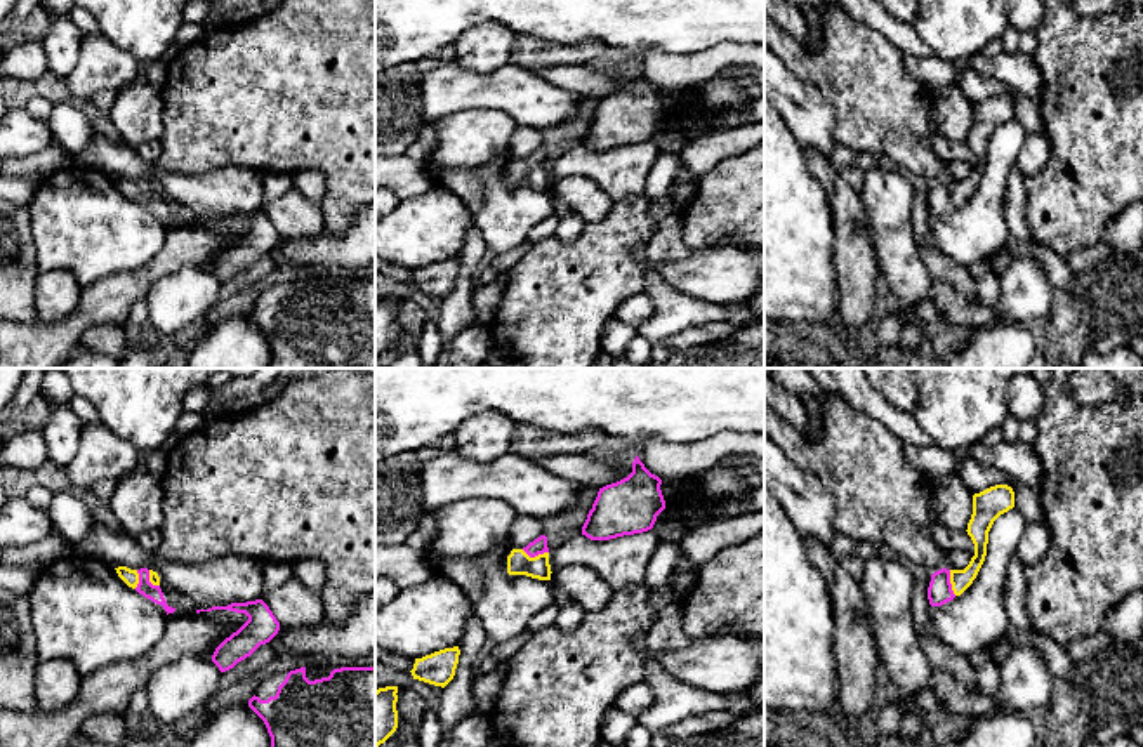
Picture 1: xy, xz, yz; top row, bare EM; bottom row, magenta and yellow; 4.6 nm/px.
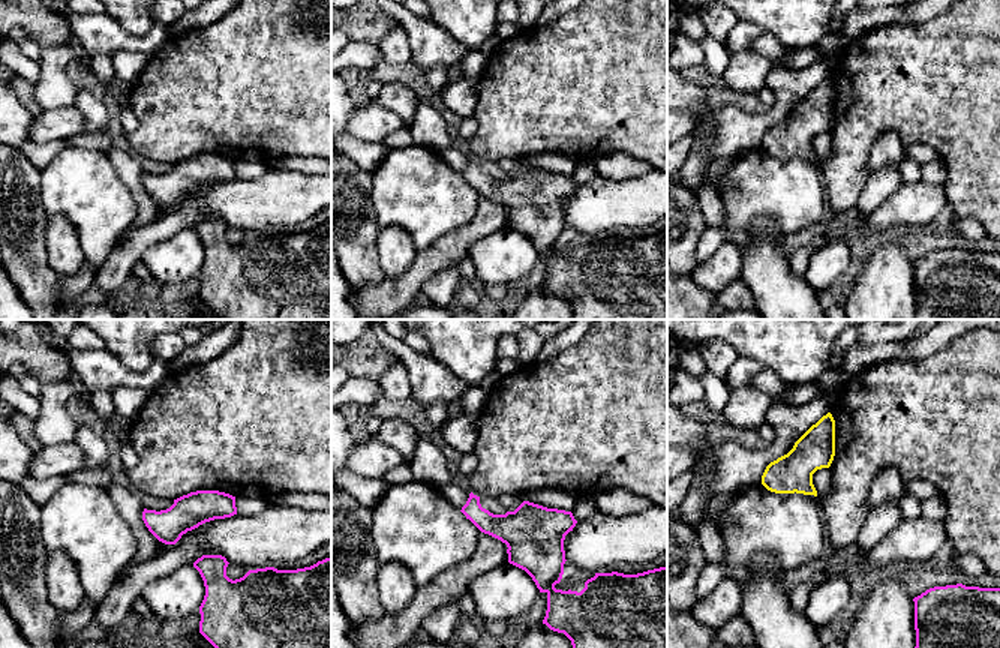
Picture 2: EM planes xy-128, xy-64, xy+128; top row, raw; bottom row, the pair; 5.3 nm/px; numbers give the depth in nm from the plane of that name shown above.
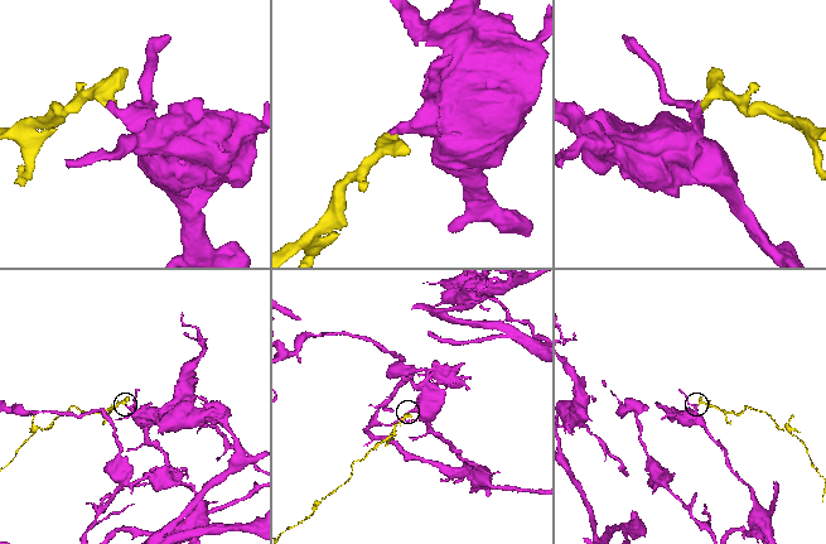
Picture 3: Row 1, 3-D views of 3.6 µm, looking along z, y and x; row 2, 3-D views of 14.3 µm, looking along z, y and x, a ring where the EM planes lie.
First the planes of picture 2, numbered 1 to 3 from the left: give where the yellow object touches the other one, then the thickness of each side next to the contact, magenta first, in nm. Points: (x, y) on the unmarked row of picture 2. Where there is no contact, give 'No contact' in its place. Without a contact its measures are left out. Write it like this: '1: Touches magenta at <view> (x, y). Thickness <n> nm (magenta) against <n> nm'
1: No contact
2: No contact
3: No contact

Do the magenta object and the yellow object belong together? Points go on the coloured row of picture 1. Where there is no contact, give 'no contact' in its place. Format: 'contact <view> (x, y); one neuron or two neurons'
contact xz (535, 555); one neuron

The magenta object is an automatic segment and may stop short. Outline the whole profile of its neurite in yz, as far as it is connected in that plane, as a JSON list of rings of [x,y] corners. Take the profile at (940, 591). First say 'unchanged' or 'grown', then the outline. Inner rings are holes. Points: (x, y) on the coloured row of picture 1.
grown; [[[995,485],[973,495],[973,514],[966,532],[975,544],[975,556],[964,570],[941,568],[931,575],[928,587],[931,606],[952,601],[973,584],[985,561],[988,532],[994,521],[1013,507],[1014,492],[1008,485]]]

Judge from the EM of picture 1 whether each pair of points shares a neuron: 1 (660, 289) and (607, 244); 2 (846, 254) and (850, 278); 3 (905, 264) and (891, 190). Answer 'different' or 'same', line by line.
1: different
2: same
3: same

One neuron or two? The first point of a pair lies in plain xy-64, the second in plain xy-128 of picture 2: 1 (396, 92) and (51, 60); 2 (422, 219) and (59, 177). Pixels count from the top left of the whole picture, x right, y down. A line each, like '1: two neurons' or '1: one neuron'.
1: one neuron
2: one neuron

